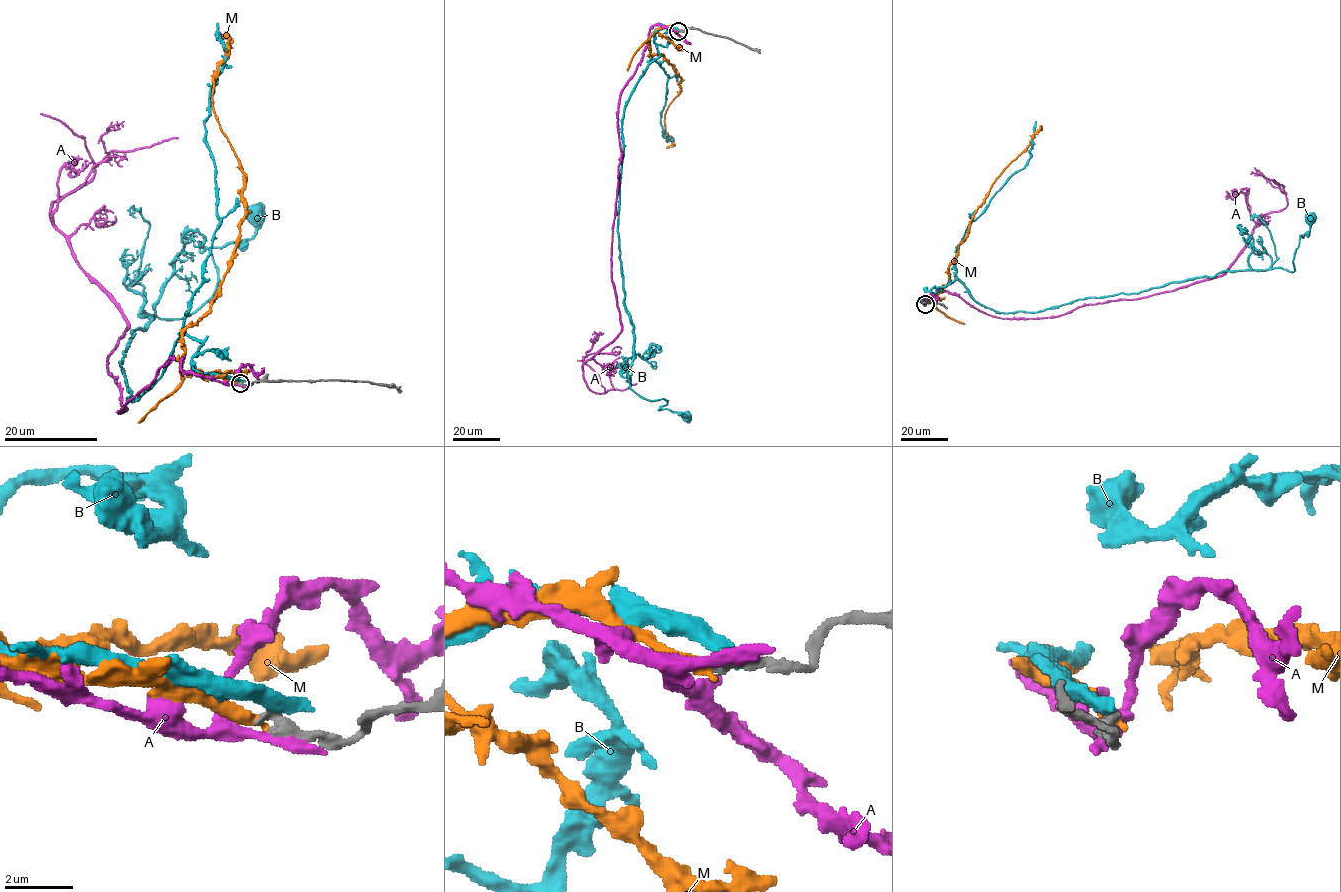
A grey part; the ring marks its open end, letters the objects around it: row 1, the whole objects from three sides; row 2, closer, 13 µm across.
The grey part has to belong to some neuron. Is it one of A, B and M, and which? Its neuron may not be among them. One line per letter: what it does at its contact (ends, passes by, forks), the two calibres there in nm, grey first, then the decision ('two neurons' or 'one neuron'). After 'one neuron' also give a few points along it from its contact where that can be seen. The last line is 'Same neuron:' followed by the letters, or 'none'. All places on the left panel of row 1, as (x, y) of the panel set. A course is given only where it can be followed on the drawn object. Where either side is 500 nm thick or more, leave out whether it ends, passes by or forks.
A: it ends | 340/480 nm | two neurons
B: 440/550 nm | two neurons
M: it ends | 340/320 nm | two neurons
Same neuron: none

